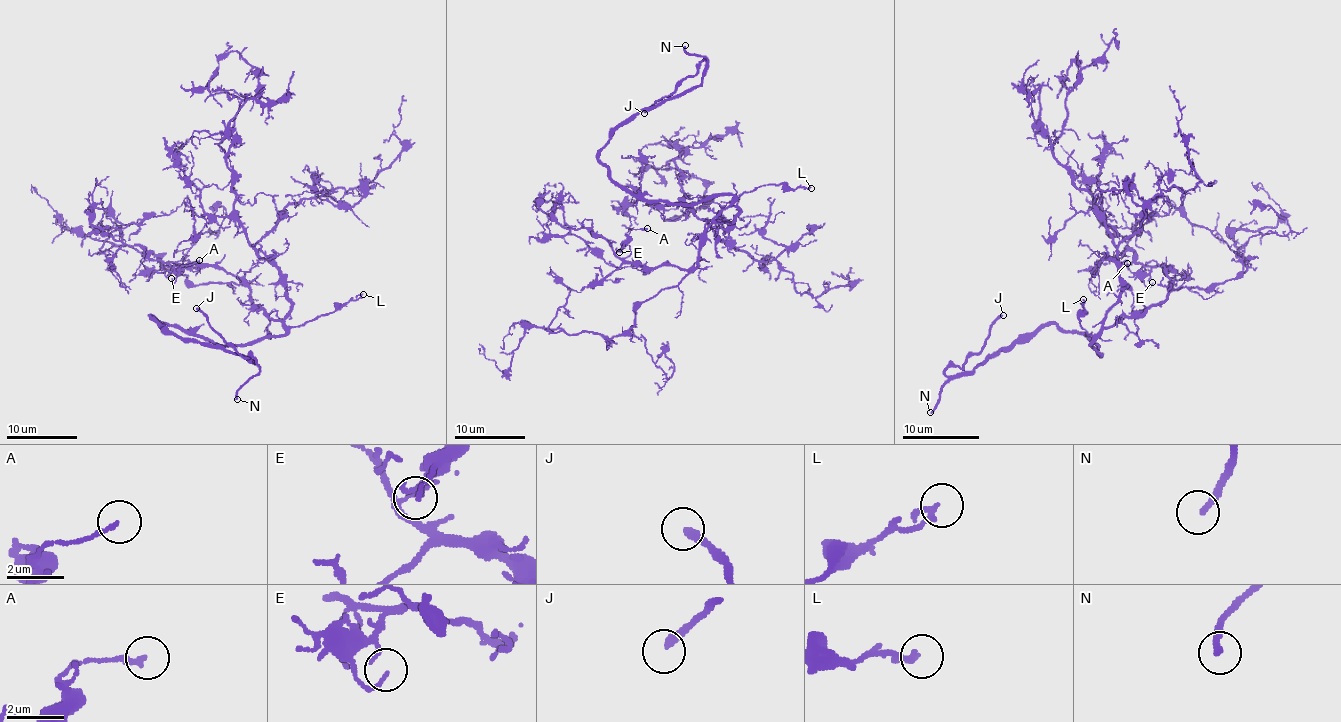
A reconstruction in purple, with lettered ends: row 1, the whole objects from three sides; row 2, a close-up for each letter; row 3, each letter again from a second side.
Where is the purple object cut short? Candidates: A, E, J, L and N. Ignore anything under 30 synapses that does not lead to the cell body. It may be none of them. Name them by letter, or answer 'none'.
J, N

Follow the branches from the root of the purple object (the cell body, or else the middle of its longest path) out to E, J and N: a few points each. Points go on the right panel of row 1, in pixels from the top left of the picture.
E: (1091, 343), (1121, 317), (1158, 305), (1169, 292), (1169, 267), (1156, 265), (1144, 278), (1146, 286), (1152, 282)
J: (1091, 343), (1098, 355), (1087, 336), (1041, 324), (970, 372), (947, 376), (982, 349), (1003, 315)
N: (1091, 343), (1098, 355), (1087, 336), (1064, 332), (1054, 322), (1041, 324), (970, 372), (953, 376), (930, 412)

